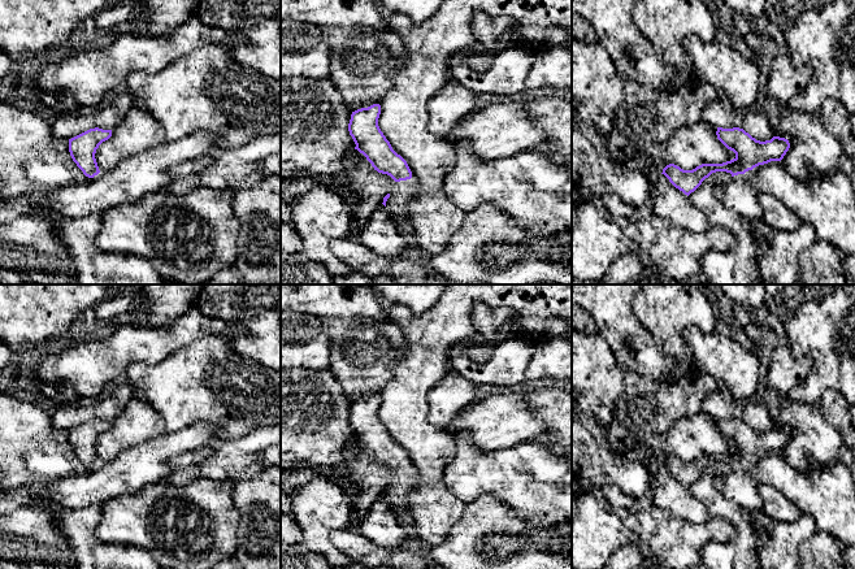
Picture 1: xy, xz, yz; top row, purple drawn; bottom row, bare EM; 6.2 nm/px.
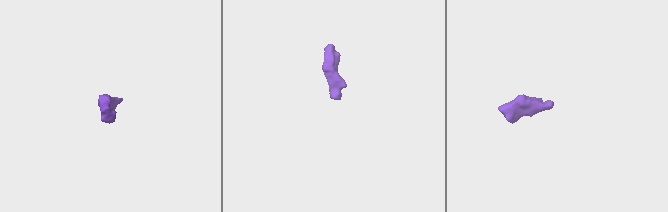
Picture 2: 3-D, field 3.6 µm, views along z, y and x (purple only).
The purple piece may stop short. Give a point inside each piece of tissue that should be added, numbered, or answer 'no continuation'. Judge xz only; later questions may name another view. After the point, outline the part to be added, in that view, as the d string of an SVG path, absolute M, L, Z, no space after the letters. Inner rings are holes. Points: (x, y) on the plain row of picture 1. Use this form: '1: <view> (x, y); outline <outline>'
1: xz (398, 495); outline M411 469L407 472L396 473L394 477L390 488L386 492L386 500L396 514L407 521L408 520L408 503L409 495L418 483L417 473Z

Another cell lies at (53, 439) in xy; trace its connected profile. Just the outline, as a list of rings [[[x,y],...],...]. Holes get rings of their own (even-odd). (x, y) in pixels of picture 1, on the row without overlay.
[[[0,386],[0,494],[88,470],[73,452],[69,431],[52,425],[51,408],[42,399]]]

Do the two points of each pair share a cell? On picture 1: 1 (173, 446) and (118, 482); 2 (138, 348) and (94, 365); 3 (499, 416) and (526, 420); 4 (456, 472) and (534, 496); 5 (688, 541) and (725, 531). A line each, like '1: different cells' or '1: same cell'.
1: same cell
2: same cell
3: same cell
4: same cell
5: same cell

